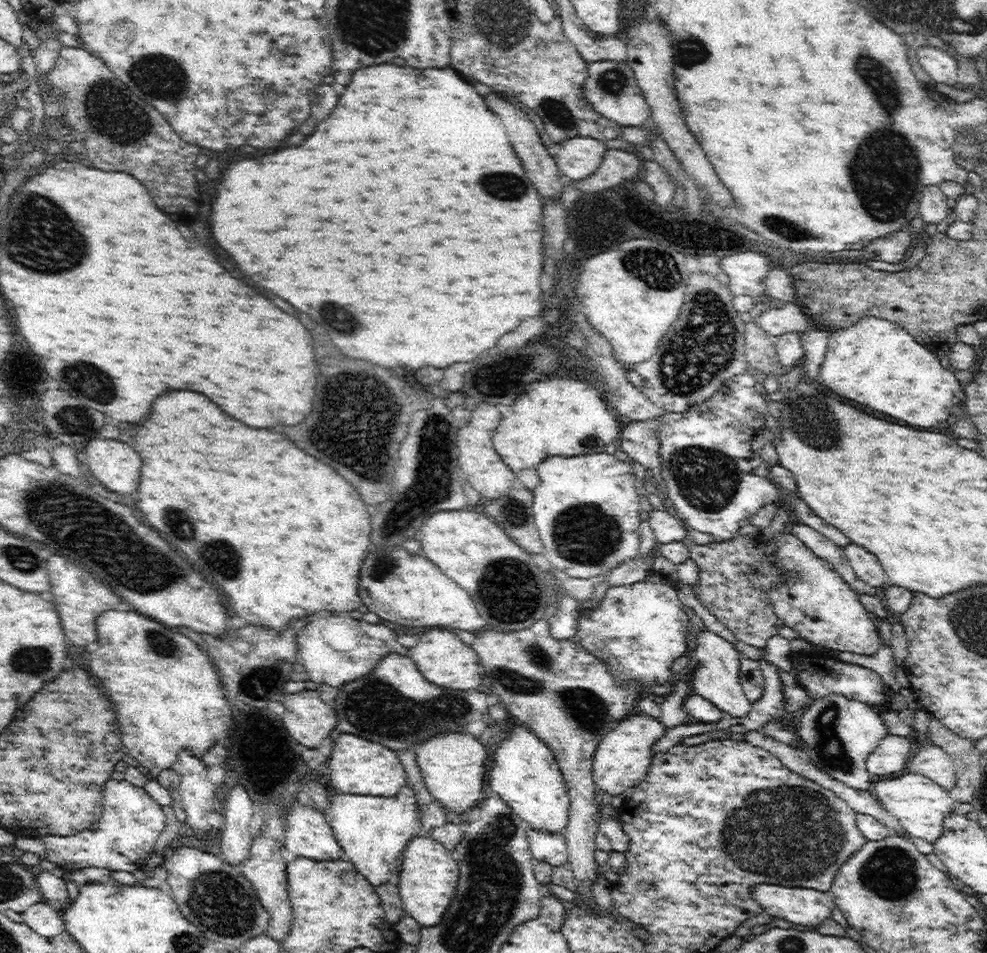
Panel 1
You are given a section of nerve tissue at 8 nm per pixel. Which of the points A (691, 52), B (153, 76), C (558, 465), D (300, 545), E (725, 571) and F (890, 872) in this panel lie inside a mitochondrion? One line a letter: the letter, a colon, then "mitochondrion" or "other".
A: mitochondrion
B: mitochondrion
C: other
D: other
E: other
F: mitochondrion

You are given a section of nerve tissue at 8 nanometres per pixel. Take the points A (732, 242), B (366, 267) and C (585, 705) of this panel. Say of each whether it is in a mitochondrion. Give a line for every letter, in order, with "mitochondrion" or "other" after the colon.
A: other
B: other
C: mitochondrion

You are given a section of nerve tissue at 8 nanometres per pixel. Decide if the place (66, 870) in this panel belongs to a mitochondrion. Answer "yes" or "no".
no

